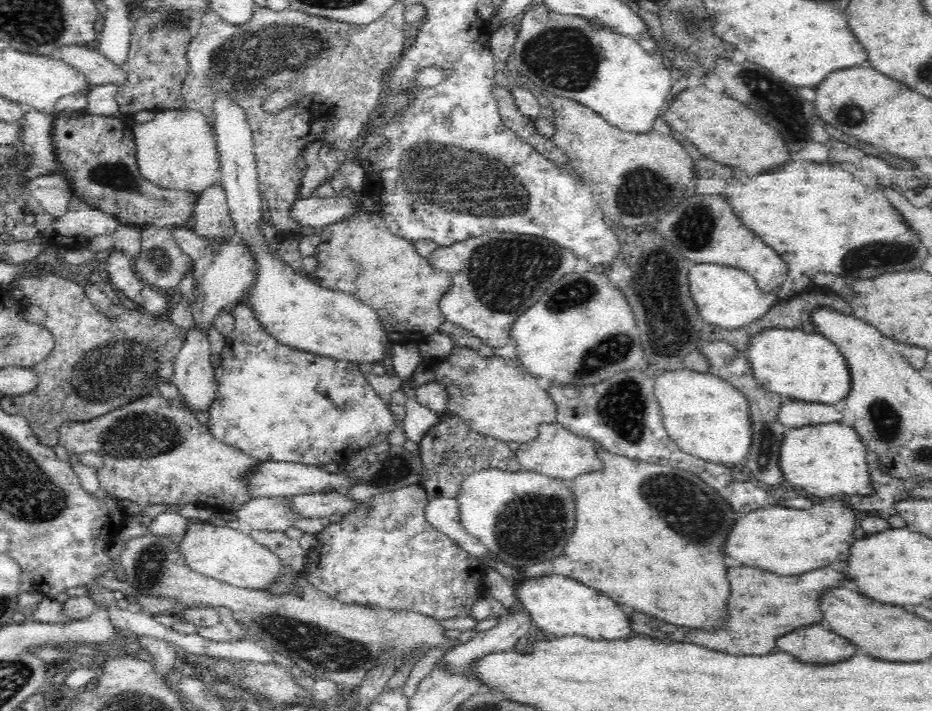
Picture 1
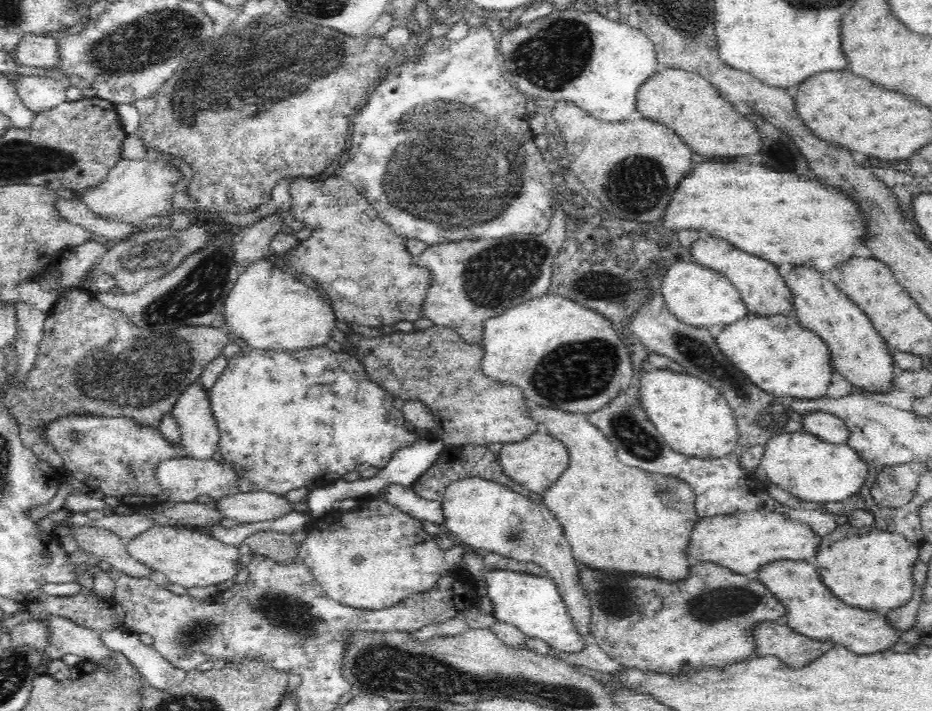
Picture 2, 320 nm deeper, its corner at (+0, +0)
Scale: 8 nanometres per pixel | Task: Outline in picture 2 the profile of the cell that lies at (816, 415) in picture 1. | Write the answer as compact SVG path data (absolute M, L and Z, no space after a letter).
M820 411L801 415L801 428L804 431L830 442L844 444L849 435L846 423L838 416Z

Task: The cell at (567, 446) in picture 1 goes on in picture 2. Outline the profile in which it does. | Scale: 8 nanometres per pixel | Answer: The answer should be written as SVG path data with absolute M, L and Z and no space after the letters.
M541 429L532 433L532 436L526 437L526 440L517 443L503 443L498 460L504 467L504 473L524 486L524 491L539 493L548 489L568 470L570 451L561 440Z

